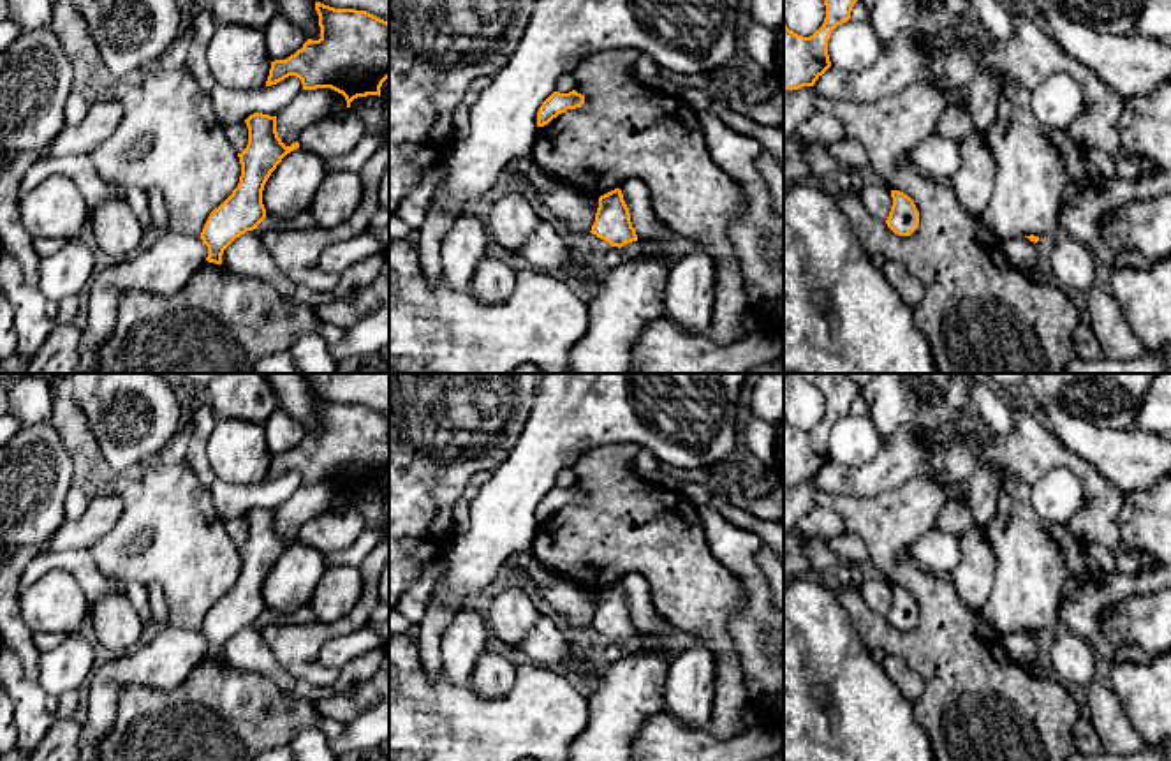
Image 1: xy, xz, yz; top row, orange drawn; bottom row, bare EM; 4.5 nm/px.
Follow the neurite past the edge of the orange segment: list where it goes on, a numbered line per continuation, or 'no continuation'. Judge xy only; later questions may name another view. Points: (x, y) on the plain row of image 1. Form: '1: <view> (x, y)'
no continuation

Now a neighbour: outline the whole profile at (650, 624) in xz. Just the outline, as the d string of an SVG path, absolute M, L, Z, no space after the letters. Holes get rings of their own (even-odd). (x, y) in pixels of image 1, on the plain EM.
M627 573L622 581L637 634L646 641L666 641L673 624L657 610L650 583L637 573Z

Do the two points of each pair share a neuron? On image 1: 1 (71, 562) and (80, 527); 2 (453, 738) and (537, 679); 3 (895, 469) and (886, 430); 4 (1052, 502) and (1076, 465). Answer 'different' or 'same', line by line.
1: different
2: same
3: different
4: different

